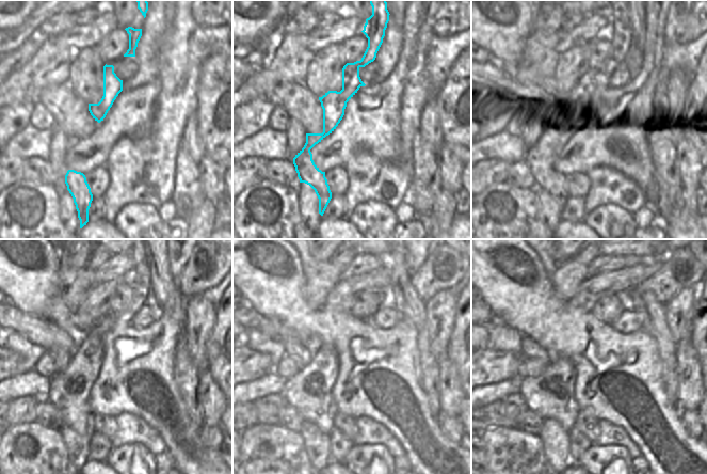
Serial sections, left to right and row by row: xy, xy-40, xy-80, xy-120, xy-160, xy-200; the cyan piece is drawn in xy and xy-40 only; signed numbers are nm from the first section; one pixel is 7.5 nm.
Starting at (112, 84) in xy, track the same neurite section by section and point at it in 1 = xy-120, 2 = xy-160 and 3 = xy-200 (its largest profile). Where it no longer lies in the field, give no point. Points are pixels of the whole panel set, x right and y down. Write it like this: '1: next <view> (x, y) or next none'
1: next xy-120 (69, 389)
2: next xy-160 (309, 392)
3: next xy-200 (550, 395)

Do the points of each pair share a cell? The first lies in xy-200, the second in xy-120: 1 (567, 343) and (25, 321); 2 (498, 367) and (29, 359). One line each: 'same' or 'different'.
1: different
2: different

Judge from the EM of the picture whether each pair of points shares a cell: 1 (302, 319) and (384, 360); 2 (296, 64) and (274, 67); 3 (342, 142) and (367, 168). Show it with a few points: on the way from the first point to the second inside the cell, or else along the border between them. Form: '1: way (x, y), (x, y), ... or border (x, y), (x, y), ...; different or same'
1: way (324, 327), (369, 337); same
2: way (291, 64), (285, 64), (279, 67); same
3: border (378, 158), (366, 151), (356, 151), (343, 166); different

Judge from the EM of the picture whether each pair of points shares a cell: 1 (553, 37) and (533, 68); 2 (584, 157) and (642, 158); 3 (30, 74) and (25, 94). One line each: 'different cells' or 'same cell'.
1: same cell
2: same cell
3: same cell

